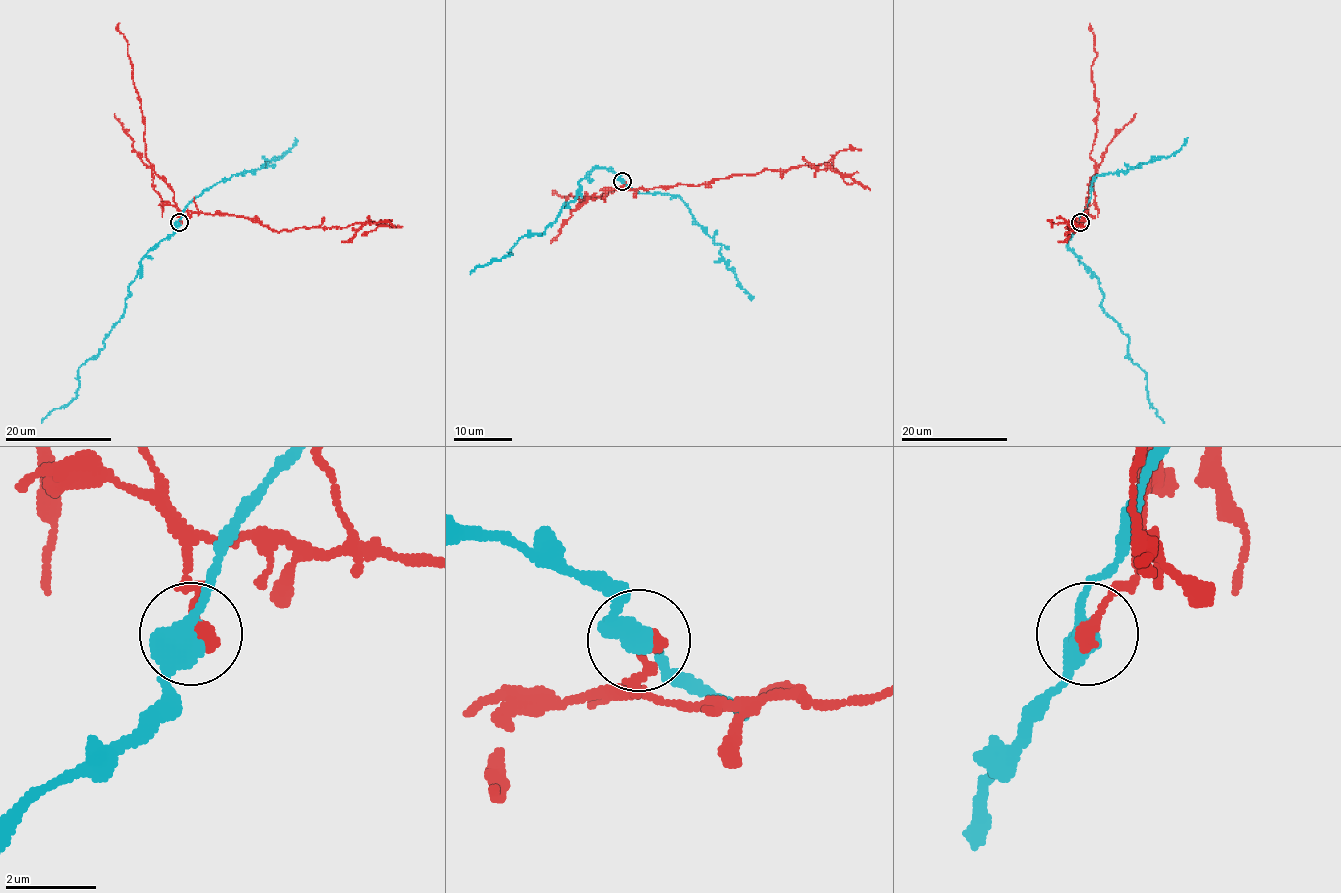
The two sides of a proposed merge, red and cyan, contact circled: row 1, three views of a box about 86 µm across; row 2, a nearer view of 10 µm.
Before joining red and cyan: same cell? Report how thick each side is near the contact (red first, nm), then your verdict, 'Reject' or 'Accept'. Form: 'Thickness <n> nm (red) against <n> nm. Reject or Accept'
Thickness 320 nm (red) against 460 nm. Reject

